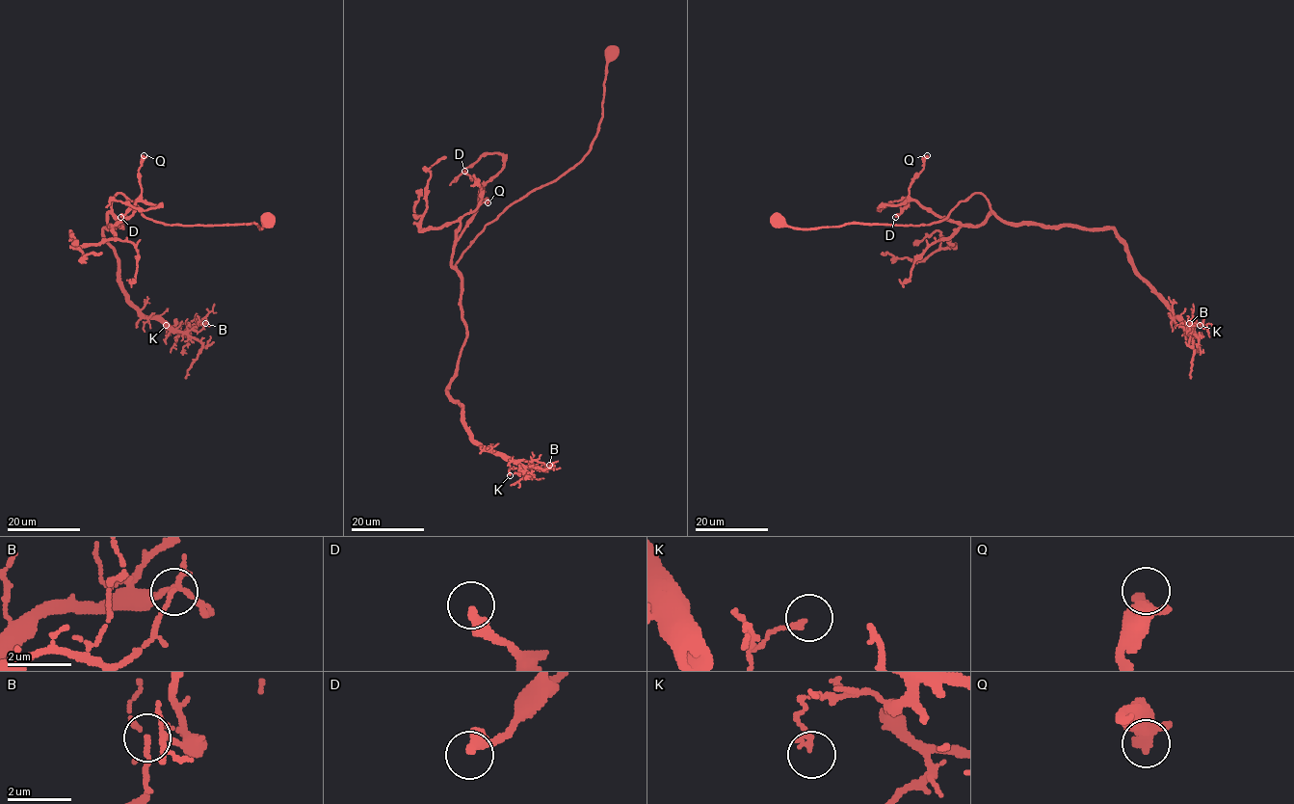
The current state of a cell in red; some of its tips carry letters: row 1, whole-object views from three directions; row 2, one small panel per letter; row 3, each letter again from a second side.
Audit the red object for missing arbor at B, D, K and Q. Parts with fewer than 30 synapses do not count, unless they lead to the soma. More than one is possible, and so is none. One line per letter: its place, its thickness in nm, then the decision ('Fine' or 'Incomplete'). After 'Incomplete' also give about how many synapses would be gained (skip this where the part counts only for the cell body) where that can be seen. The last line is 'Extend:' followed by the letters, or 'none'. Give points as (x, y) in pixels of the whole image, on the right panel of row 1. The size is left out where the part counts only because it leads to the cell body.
B: Place: (1189, 323). Thickness 100 nm. Fine
D: Place: (895, 217). Thickness 340 nm. Incomplete. Roughly 35 synapses
K: Place: (1200, 325). Thickness 160 nm. Fine
Q: Place: (927, 155). Thickness 320 nm. Fine
Extend: D

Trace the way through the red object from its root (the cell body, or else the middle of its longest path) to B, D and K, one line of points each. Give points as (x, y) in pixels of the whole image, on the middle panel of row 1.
B: (613, 51), (590, 150), (511, 203), (456, 263), (466, 338), (447, 393), (488, 450), (549, 465)
D: (613, 51), (590, 150), (488, 223), (454, 267), (454, 243), (476, 209), (480, 190), (464, 171)
K: (613, 51), (590, 150), (511, 203), (456, 263), (466, 338), (447, 393), (472, 438), (521, 467), (510, 475)

